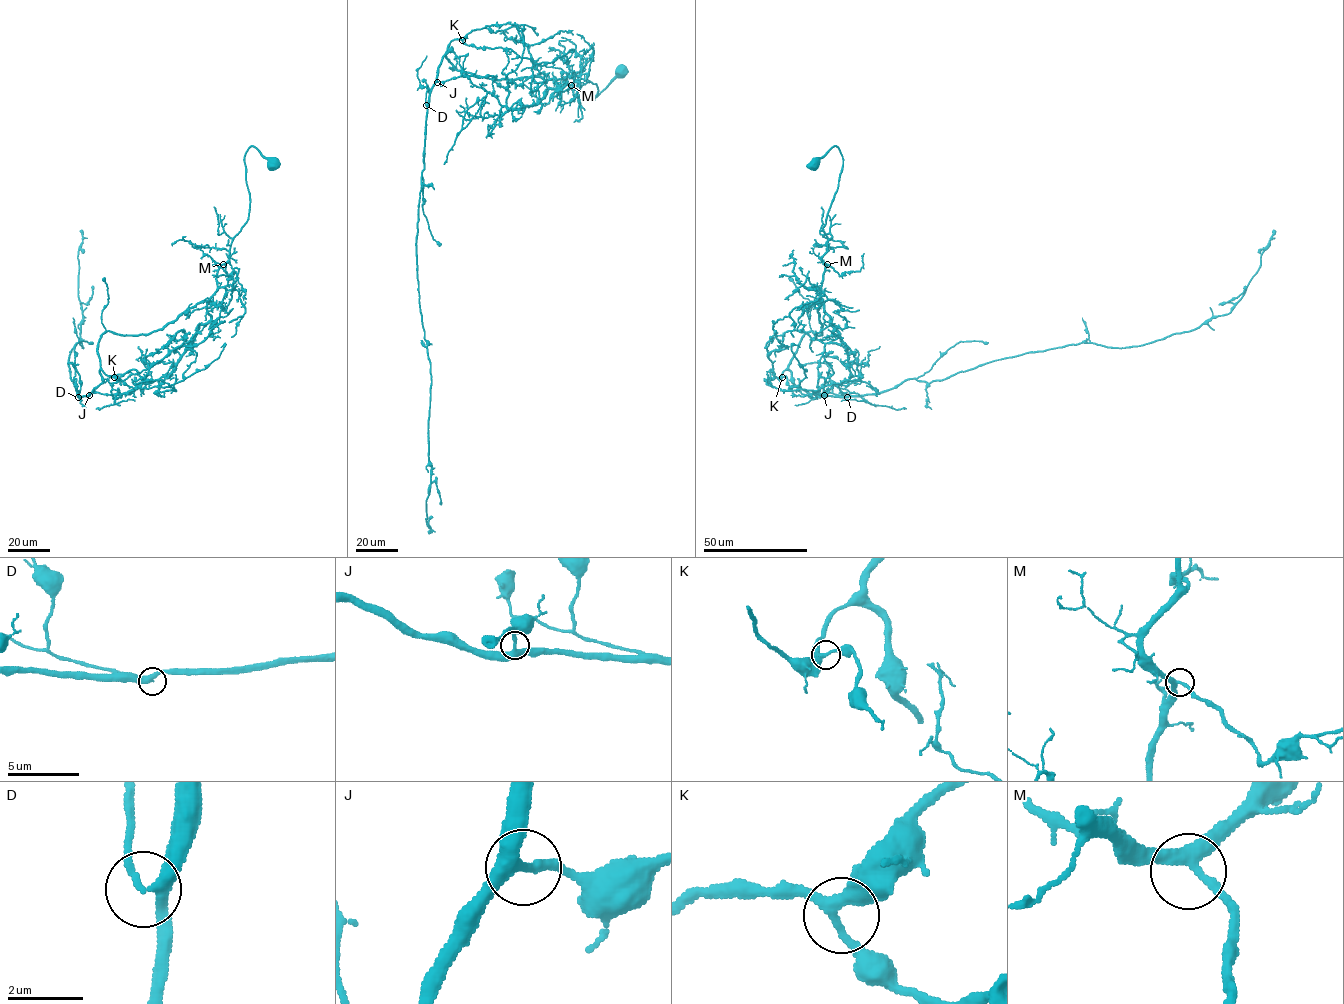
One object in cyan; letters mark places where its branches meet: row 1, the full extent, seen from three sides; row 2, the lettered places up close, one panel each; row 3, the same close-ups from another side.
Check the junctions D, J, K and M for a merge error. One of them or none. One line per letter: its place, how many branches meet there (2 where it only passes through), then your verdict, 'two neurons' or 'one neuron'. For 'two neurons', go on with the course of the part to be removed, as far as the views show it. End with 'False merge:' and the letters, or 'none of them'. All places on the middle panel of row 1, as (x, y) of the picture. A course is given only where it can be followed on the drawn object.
D: at (426, 105); 3 branches meet; one neuron
J: at (437, 82); 3 branches meet; one neuron
K: at (462, 40); 3 branches meet; one neuron
M: at (571, 85); 3 branches meet; one neuron
False merge: none of them

